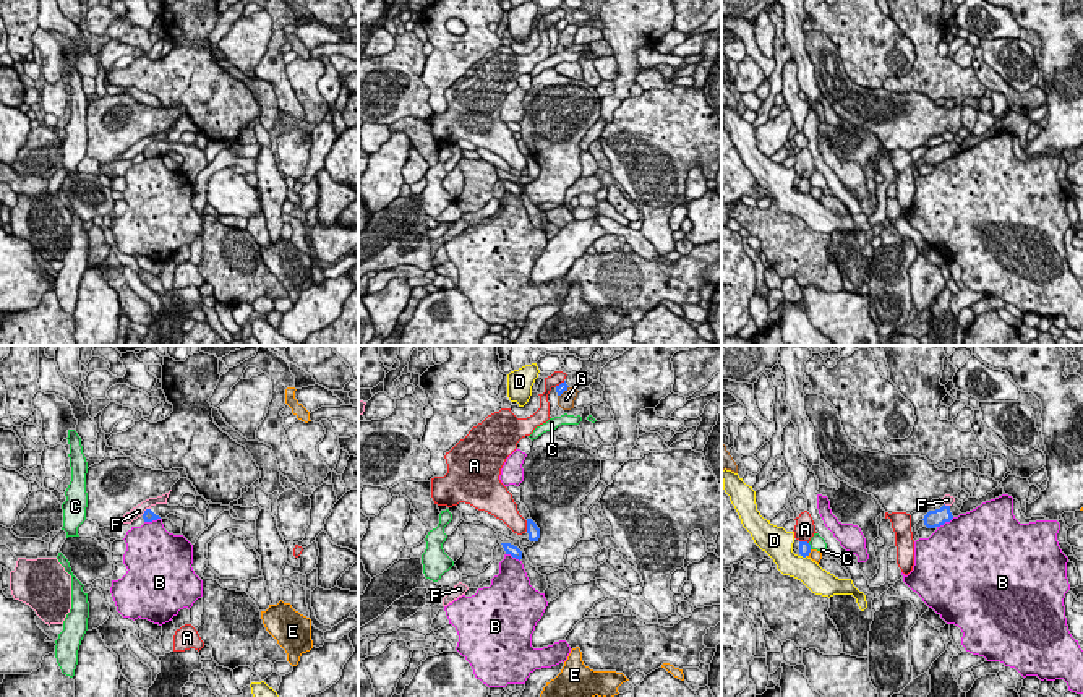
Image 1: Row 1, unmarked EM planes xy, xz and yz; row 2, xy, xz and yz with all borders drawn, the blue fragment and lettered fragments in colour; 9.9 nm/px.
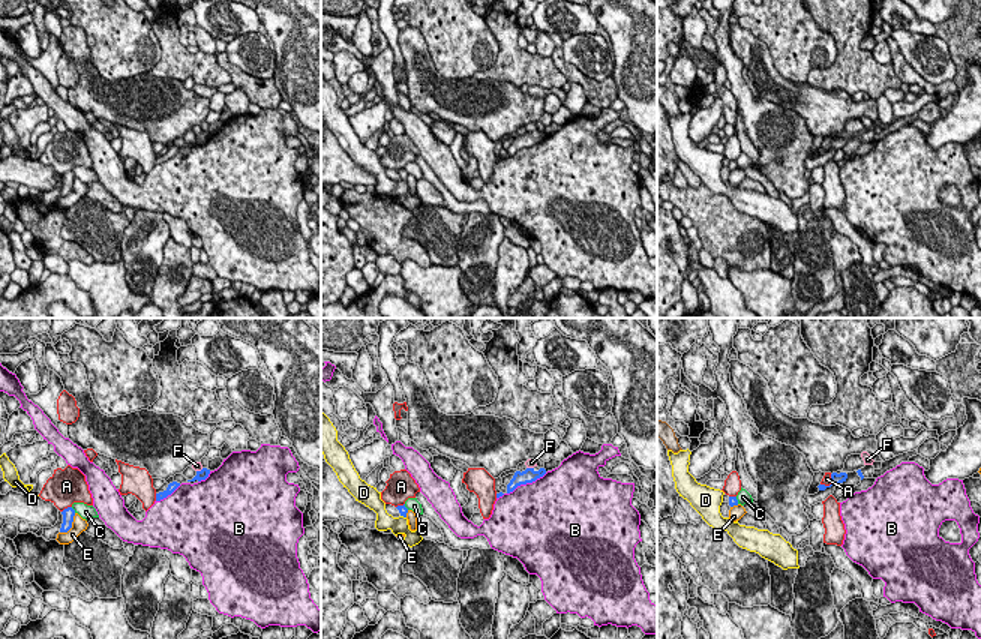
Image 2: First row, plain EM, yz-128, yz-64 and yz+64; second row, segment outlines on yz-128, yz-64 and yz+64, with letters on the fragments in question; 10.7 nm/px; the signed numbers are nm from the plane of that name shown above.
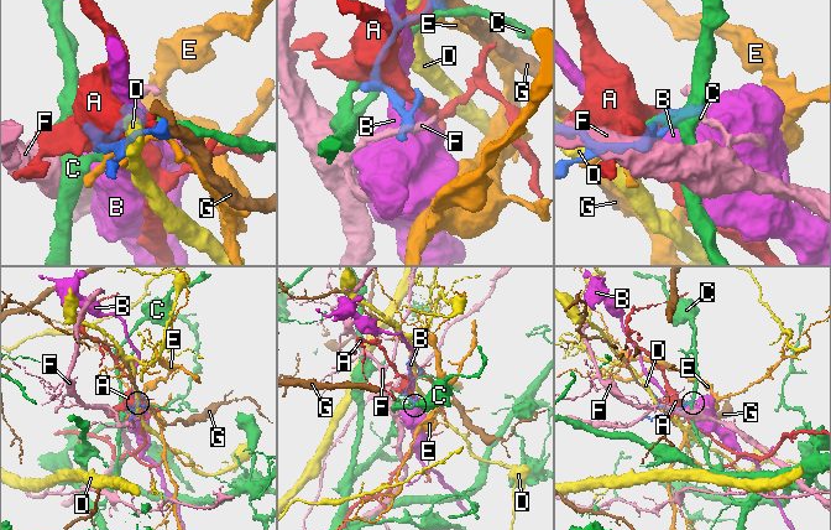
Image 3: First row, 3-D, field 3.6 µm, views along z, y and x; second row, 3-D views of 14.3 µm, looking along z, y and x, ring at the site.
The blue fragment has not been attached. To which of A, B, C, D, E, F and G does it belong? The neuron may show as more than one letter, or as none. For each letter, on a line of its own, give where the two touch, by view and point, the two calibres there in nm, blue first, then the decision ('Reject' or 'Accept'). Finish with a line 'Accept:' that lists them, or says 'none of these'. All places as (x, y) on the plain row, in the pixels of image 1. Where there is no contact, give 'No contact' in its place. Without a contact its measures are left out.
A: Touches blue at xz (527, 162). Thickness 130 nm (blue) against 200 nm. Reject
B: Touches blue at yz (946, 158). Thickness 170 nm (blue) against 460 nm. Reject
C: Touches blue at yz (809, 183). Thickness 130 nm (blue) against 140 nm. Reject
D: Touches blue at yz (804, 193). Thickness 130 nm (blue) against 240 nm. Reject
E: Touches blue at yz (809, 188). Thickness 130 nm (blue) against 120 nm. Reject
F: Touches blue at xy (145, 148). Thickness 120 nm (blue) against 120 nm. Reject
G: Touches blue at xz (563, 28). Thickness 90 nm (blue) against 160 nm. Reject
Accept: none of these

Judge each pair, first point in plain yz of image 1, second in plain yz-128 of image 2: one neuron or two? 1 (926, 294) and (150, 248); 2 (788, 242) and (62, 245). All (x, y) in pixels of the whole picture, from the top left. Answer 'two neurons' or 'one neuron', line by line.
1: two neurons
2: one neuron

